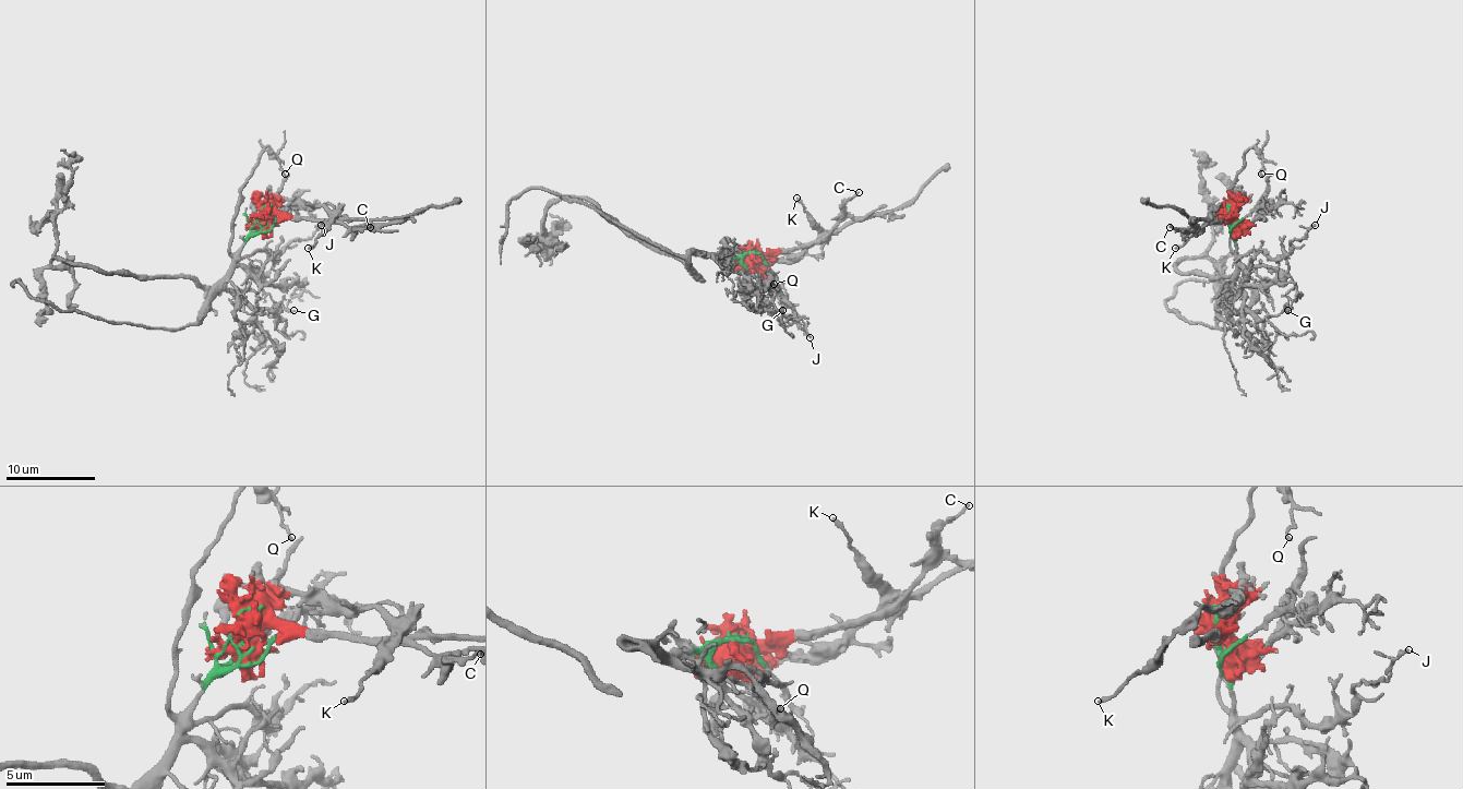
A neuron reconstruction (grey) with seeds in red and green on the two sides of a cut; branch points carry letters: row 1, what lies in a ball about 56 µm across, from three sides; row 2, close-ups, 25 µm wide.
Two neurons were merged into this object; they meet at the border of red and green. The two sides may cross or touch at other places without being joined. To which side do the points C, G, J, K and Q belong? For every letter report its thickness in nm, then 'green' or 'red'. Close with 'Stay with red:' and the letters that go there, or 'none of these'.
C: 120 nm thick; red
G: 120 nm thick; green
J: 120 nm thick; green
K: 190 nm thick; red
Q: 130 nm thick; green
Stay with red: C, K

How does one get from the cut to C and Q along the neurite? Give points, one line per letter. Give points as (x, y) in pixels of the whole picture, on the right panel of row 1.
C: (1231, 219), (1231, 215), (1212, 219), (1206, 226), (1170, 226)
Q: (1231, 219), (1235, 253), (1231, 249), (1231, 186), (1244, 164), (1244, 154), (1252, 147), (1261, 159), (1261, 175)

